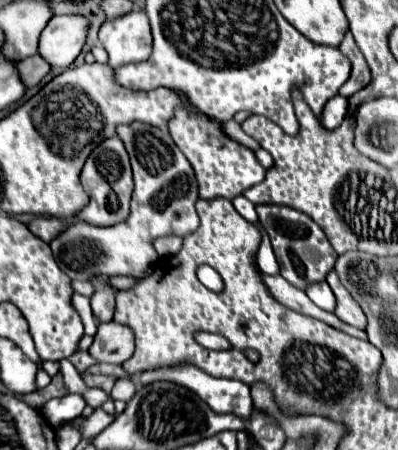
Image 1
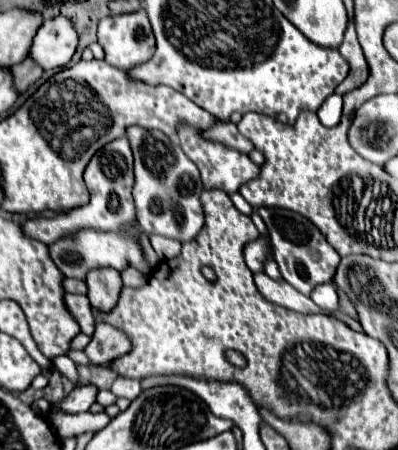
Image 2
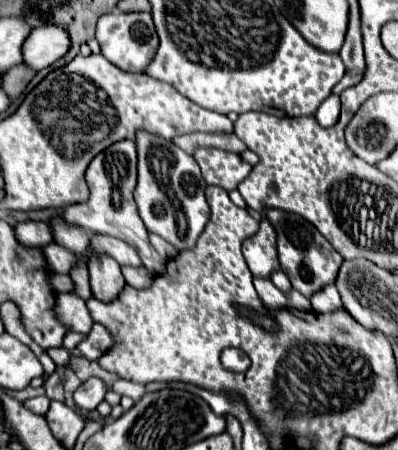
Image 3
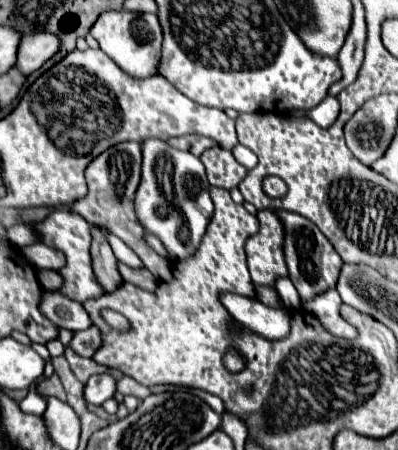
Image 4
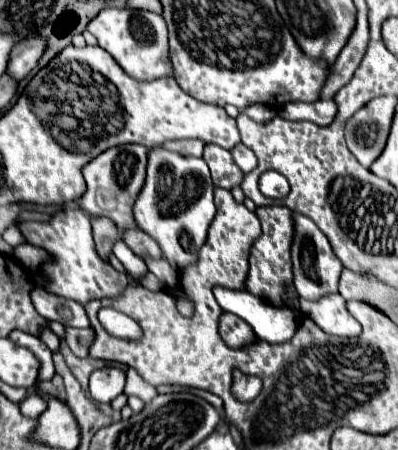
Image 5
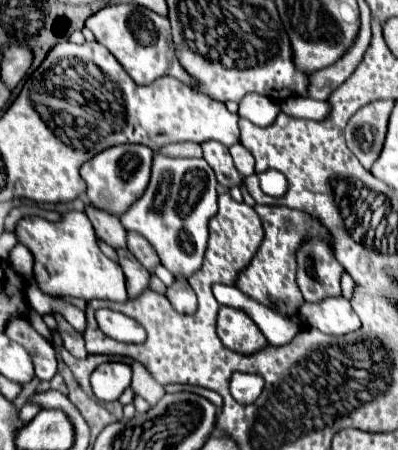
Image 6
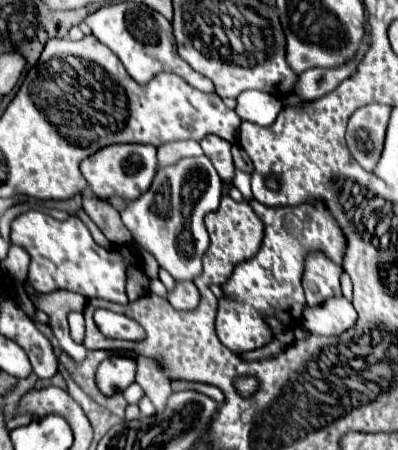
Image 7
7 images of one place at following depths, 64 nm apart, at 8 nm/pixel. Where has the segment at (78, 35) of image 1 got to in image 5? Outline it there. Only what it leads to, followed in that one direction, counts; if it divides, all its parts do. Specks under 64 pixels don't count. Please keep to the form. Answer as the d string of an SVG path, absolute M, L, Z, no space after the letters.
M32 38L32 40L20 40L10 56L10 64L8 64L8 74L16 80L26 78L32 68L38 64L38 60L42 58L46 48L46 40L44 38Z

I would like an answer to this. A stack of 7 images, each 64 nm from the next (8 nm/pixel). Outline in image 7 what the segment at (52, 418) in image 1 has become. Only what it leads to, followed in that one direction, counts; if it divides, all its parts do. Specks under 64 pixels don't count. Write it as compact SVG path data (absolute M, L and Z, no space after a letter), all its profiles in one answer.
M124 356L106 358L96 370L96 386L104 396L114 396L126 390L136 376L136 362Z

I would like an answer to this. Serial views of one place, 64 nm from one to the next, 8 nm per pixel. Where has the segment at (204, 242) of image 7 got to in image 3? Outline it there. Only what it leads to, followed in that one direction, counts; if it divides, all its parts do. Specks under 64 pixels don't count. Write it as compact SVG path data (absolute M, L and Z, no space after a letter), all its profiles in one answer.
M136 132L136 150L138 186L134 190L134 198L146 230L162 236L178 250L194 248L210 216L210 208L204 196L206 182L196 160L170 140L152 136L148 132Z

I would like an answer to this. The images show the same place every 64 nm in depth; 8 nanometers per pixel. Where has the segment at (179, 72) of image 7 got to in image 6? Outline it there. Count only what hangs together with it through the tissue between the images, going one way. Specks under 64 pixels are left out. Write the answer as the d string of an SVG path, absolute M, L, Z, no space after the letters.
M114 4L90 16L86 20L86 28L96 36L102 46L106 46L114 54L114 58L122 64L122 68L136 84L150 84L160 76L174 76L184 84L196 84L176 60L168 18L158 16L156 12L142 6Z

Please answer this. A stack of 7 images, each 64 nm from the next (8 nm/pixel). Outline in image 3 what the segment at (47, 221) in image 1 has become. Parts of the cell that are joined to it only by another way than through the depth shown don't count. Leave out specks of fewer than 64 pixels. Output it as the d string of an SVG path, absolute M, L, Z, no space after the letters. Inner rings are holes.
M120 140L110 148L106 148L104 152L100 152L86 170L86 182L90 188L88 202L64 208L64 212L60 214L64 222L84 228L88 232L110 234L132 244L138 250L143 266L151 275L163 274L166 270L165 261L150 244L149 232L140 220L132 198L132 192L136 188L136 144L132 140ZM34 220L18 224L16 238L28 246L46 246L46 244L54 242L50 222L34 222ZM136 228L140 230L138 234Z

